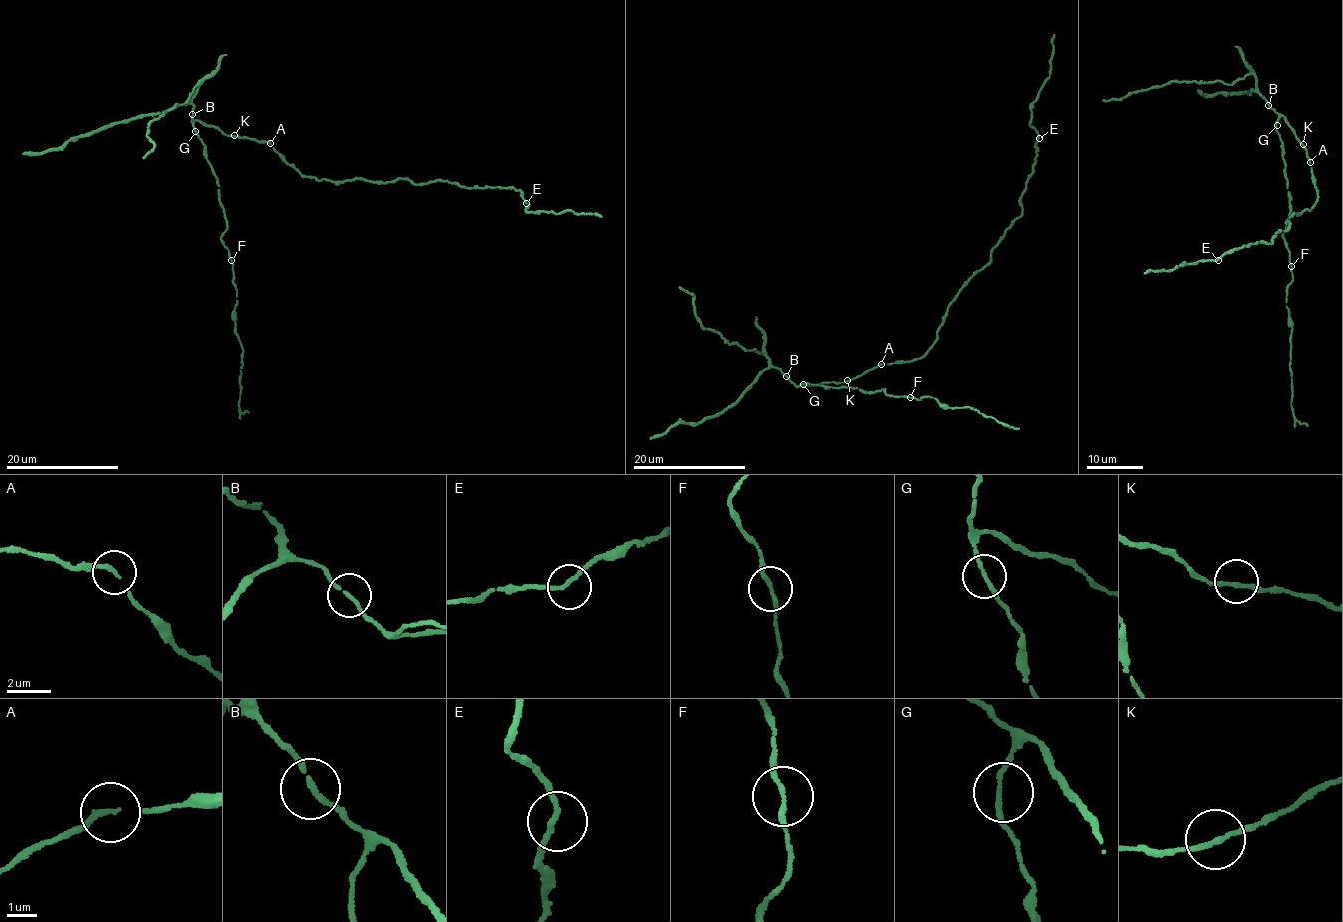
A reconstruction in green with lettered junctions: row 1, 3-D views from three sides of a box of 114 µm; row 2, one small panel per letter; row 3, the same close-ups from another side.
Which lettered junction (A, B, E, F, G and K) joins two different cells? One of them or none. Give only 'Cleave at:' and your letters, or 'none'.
Cleave at: none

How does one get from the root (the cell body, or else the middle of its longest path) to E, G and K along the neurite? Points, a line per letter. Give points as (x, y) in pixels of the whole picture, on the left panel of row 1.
E: (269, 143), (292, 167), (318, 180), (408, 179), (418, 185), (449, 181), (475, 189), (520, 190), (526, 203)
G: (269, 143), (226, 136), (196, 120), (192, 124), (195, 131)
K: (269, 143), (234, 135)

